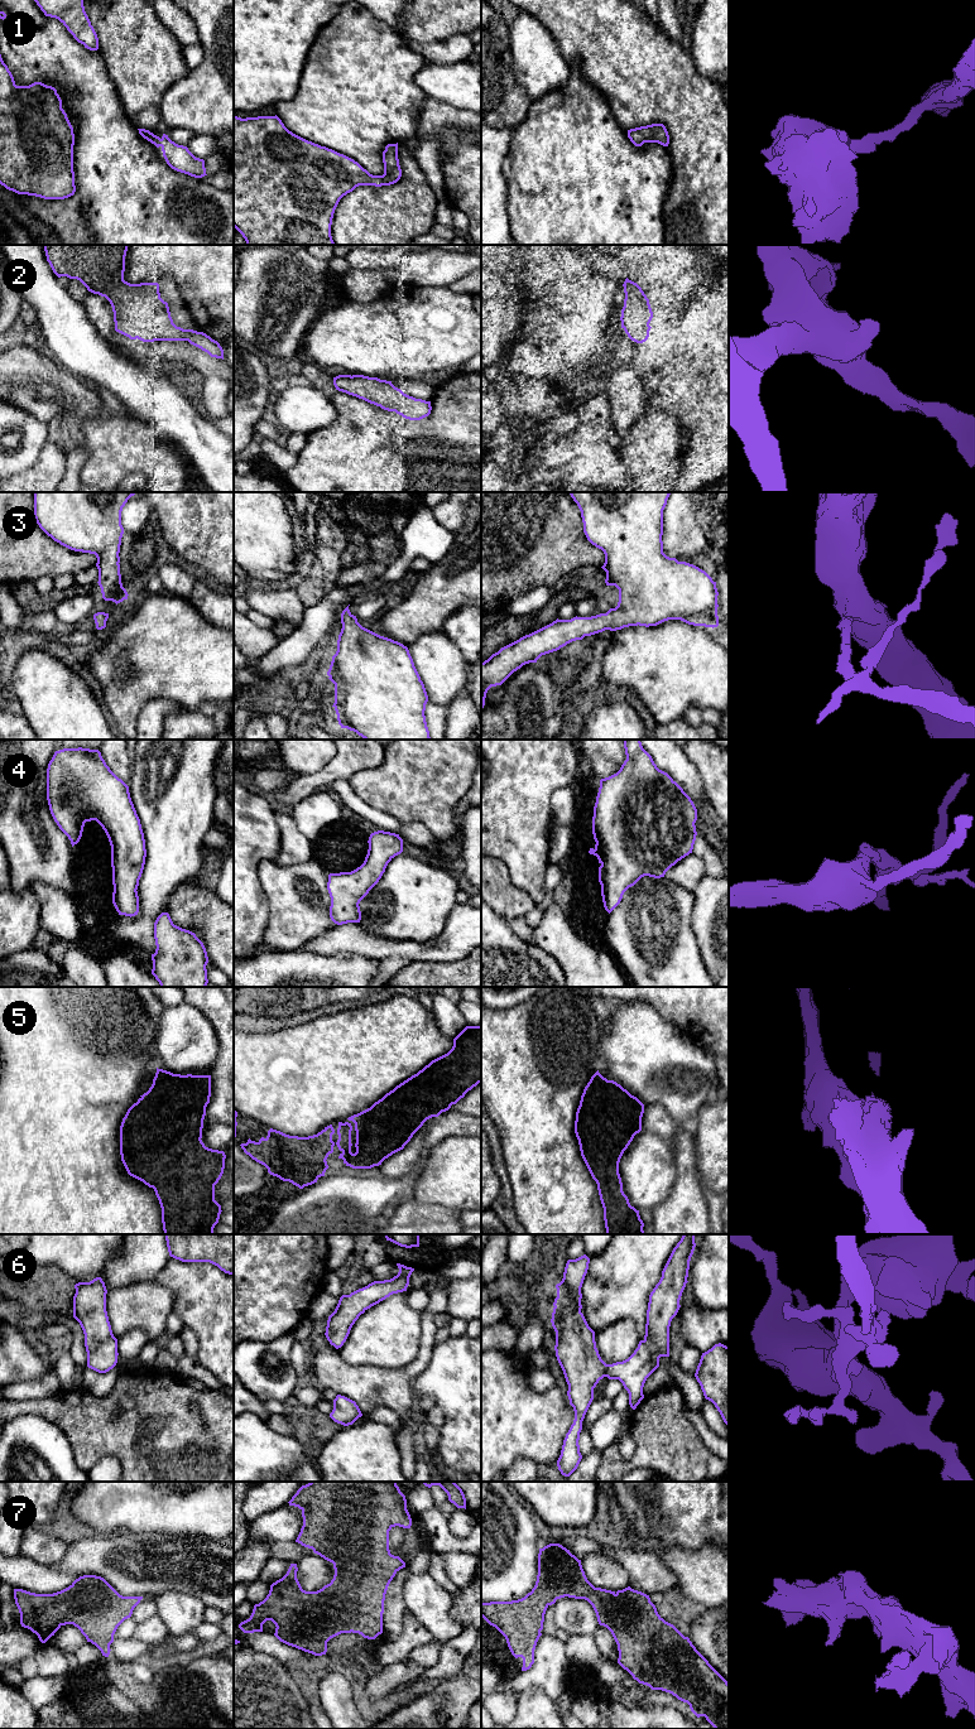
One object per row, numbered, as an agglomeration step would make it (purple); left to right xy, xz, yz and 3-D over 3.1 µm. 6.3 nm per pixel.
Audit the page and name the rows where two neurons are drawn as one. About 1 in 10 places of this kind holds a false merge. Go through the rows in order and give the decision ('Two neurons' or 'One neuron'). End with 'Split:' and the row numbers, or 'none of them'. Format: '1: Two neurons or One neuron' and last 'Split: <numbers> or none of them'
1: One neuron
2: One neuron
3: One neuron
4: One neuron
5: One neuron
6: One neuron
7: One neuron
Split: none of them

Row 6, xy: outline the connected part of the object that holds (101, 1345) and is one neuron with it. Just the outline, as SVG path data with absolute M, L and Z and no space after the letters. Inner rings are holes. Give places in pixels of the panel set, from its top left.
M101 1277L75 1285L73 1318L85 1334L87 1367L106 1373L117 1363L117 1339L106 1311L106 1286Z

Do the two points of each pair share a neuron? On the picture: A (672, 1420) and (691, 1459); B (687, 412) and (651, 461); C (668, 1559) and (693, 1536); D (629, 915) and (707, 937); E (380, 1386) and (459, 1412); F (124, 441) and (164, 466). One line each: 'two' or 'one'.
A: one
B: one
C: two
D: two
E: two
F: one

